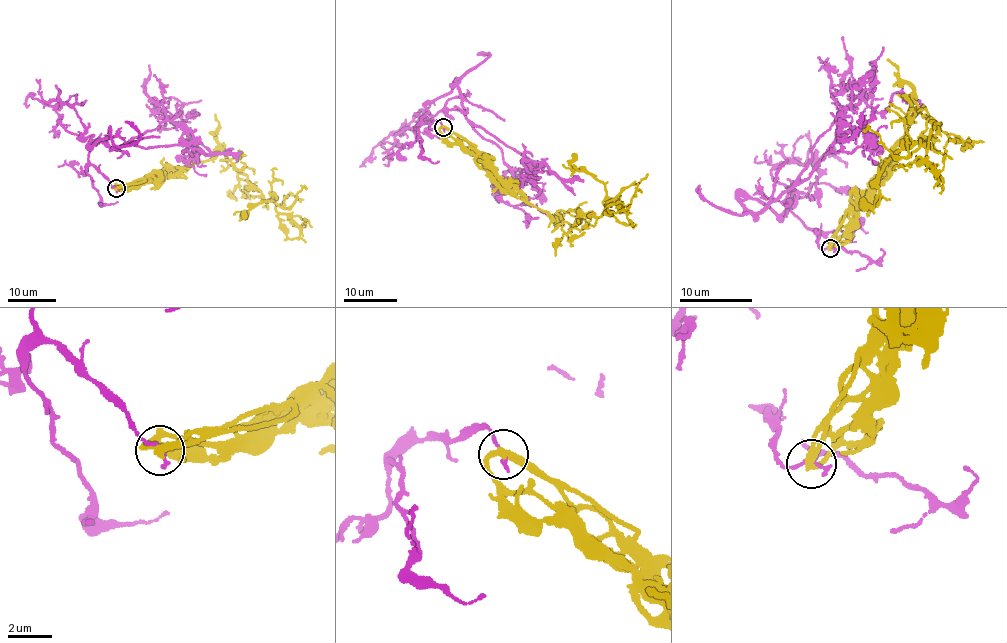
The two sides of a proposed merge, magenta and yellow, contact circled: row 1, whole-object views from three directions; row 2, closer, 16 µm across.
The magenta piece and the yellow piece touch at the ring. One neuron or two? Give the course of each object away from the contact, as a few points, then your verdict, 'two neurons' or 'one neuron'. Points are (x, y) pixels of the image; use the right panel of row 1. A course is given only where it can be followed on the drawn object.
magenta via (830, 247), (787, 210), (743, 201), (766, 209), (794, 185), (857, 98), (883, 112), (903, 92), (919, 113) | yellow via (830, 248), (882, 177), (912, 101), (929, 117), (918, 139), (931, 146), (906, 143), (875, 205), (861, 199) | two neurons

